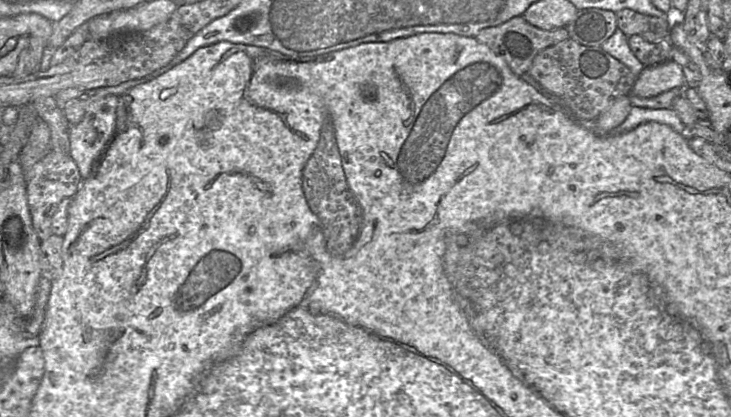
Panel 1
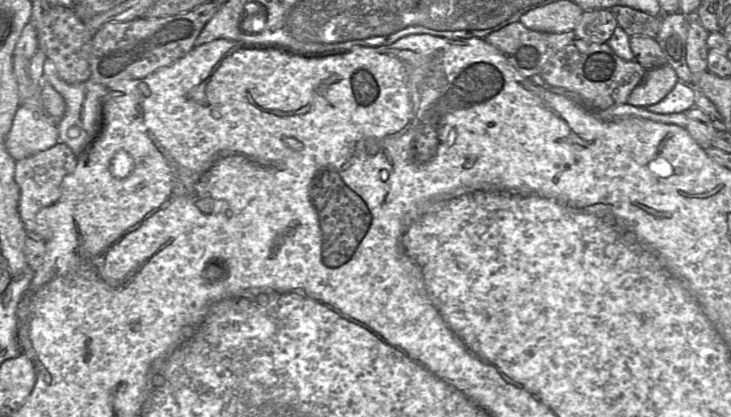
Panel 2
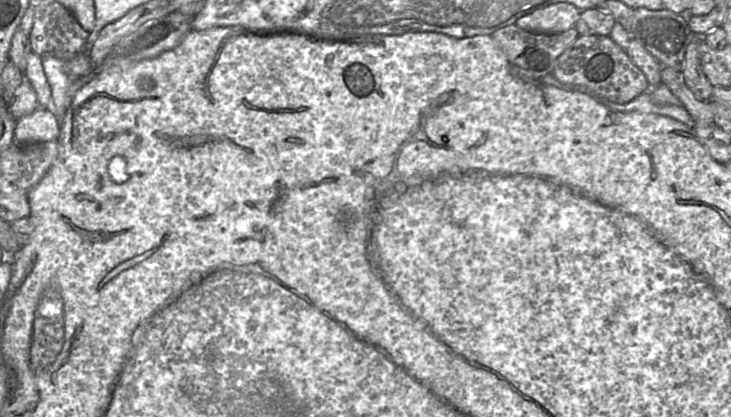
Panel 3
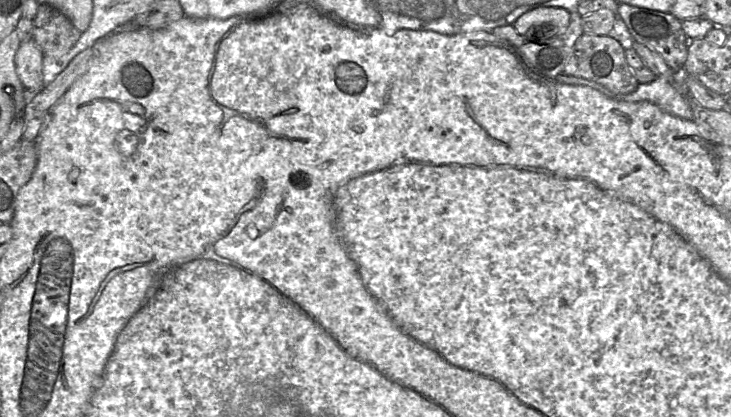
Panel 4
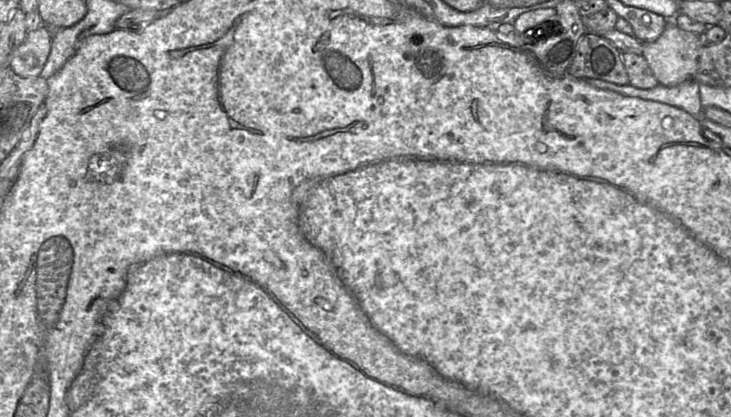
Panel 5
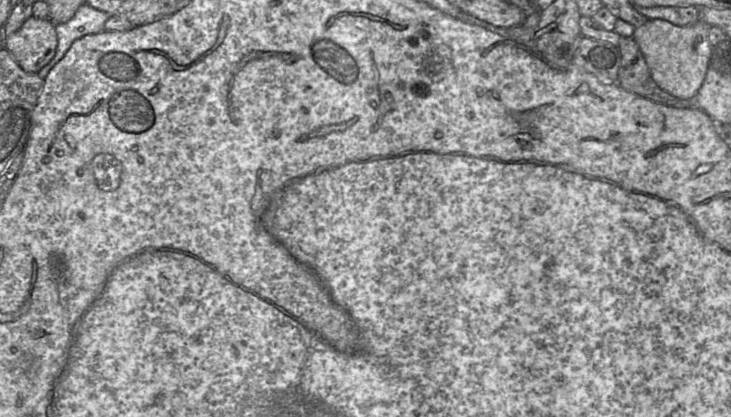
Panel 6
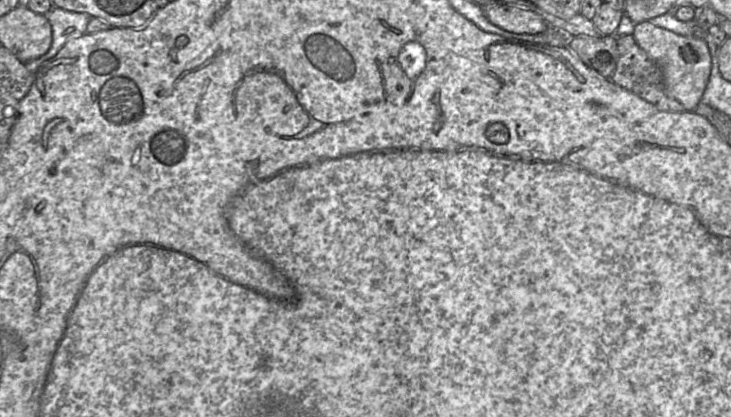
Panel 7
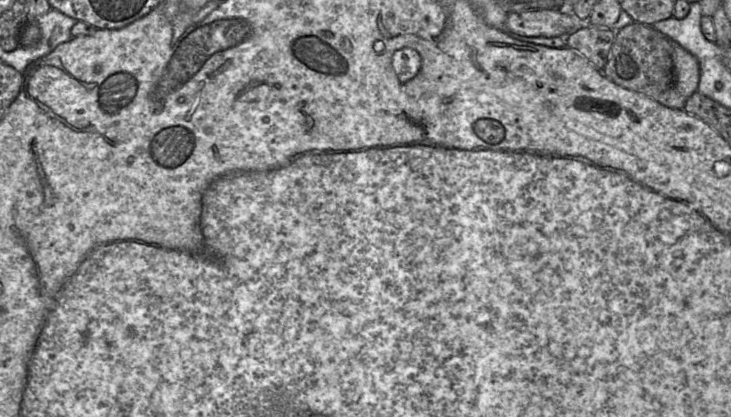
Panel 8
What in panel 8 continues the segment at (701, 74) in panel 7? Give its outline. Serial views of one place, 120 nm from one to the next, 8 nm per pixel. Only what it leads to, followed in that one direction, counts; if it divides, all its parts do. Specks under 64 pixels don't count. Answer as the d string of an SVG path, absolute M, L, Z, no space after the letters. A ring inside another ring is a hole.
M669 40L674 67L676 88L686 98L697 91L700 70L697 58L681 47L678 43Z

